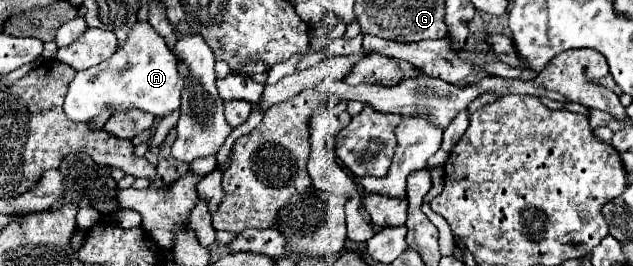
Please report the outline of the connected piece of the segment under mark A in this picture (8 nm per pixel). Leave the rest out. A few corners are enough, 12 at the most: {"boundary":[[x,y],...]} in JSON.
{"boundary":[[137,18],[109,60],[77,72],[73,122],[139,108],[179,108],[177,58]]}

